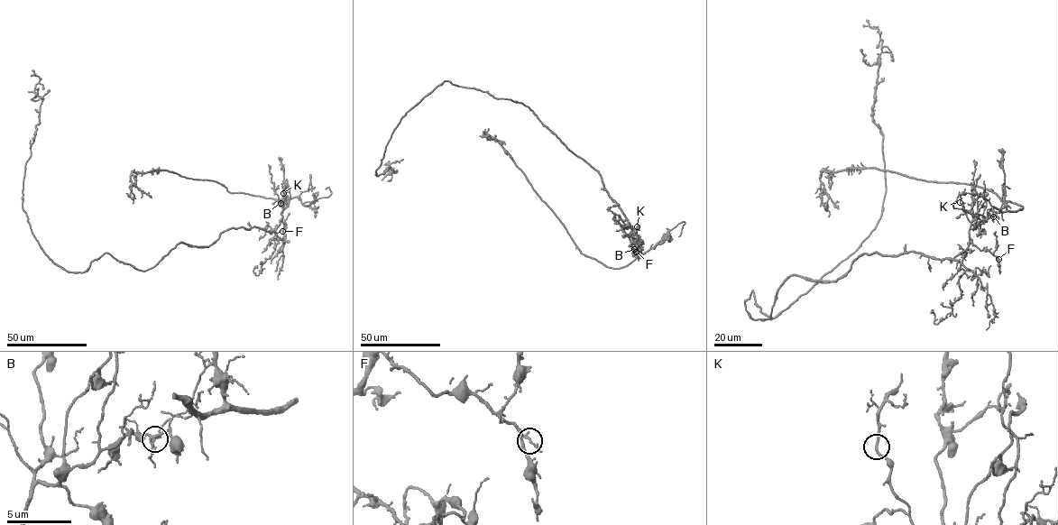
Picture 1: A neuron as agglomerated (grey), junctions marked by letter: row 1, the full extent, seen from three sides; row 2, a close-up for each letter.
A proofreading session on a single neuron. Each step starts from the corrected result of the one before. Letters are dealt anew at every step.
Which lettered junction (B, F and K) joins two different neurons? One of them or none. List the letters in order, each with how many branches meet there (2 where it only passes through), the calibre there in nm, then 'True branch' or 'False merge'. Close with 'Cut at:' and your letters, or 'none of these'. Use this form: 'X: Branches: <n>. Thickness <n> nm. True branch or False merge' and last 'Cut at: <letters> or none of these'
B: Branches: 2. Thickness 130 nm. False merge
F: Branches: 2. Thickness 120 nm. True branch
K: Branches: 2. Thickness 160 nm. True branch
Cut at: B

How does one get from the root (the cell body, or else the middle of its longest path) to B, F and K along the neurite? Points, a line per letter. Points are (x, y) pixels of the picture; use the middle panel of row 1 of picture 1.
B: (560, 140), (598, 172), (608, 195), (641, 240), (642, 244), (638, 243), (634, 249)
F: (560, 140), (598, 172), (608, 195), (618, 204), (639, 239), (636, 252)
K: (560, 140), (598, 172), (608, 195), (636, 234), (637, 226)

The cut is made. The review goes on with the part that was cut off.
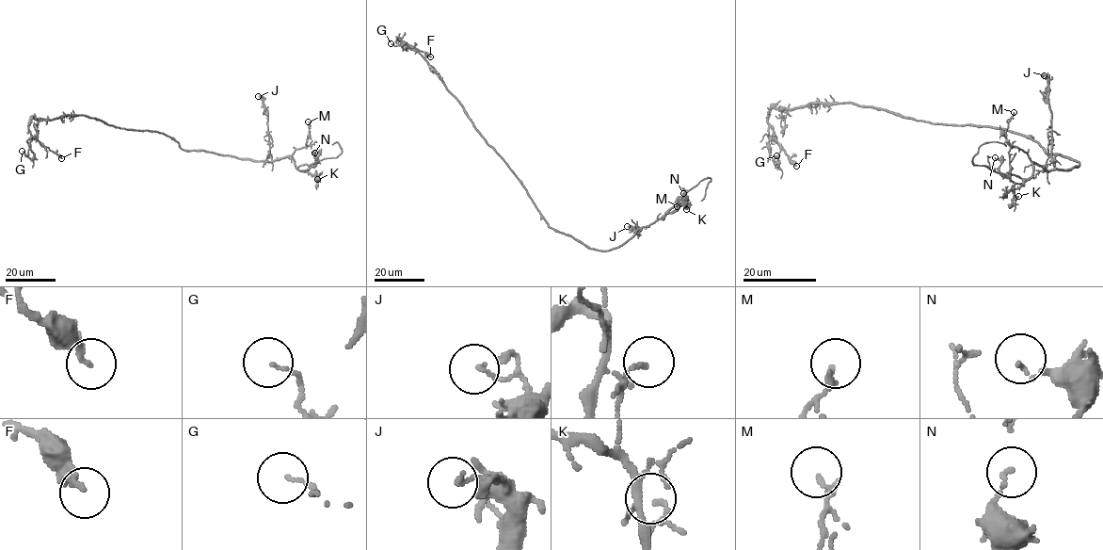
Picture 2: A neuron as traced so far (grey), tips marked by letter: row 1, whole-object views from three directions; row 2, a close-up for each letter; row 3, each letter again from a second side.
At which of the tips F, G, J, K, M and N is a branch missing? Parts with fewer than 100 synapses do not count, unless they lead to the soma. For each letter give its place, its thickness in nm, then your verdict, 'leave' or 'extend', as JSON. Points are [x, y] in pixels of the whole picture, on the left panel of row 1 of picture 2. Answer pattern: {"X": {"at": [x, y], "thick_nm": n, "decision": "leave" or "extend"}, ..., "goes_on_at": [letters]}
{"F": {"at": [61, 158], "thick_nm": 220, "decision": "leave"}, "G": {"at": [22, 151], "thick_nm": 90, "decision": "leave"}, "J": {"at": [258, 96], "thick_nm": 130, "decision": "leave"}, "K": {"at": [317, 179], "thick_nm": 90, "decision": "leave"}, "M": {"at": [308, 121], "thick_nm": 190, "decision": "leave"}, "N": {"at": [314, 153], "thick_nm": 80, "decision": "leave"}, "goes_on_at": []}

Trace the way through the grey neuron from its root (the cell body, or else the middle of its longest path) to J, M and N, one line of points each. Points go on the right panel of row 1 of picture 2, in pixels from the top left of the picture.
J: (1007, 131), (1030, 136), (1048, 154), (1068, 157), (1079, 166), (1070, 169), (1054, 167), (1048, 79), (1044, 75)
M: (1007, 131), (1030, 136), (1048, 154), (1068, 157), (1079, 166), (1047, 170), (1012, 147), (1006, 131), (1014, 112)
N: (1007, 131), (1079, 166), (1047, 170), (1033, 163), (1032, 174), (1015, 183), (999, 171), (995, 157)

